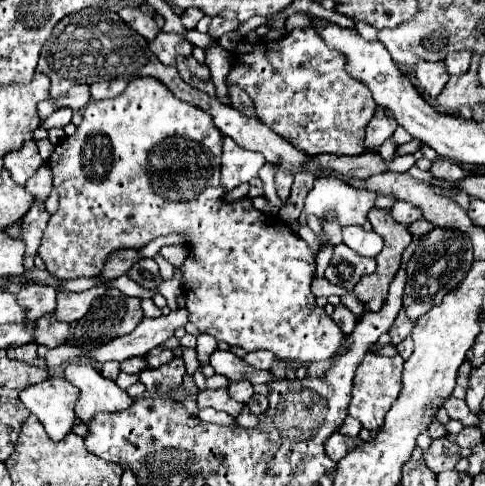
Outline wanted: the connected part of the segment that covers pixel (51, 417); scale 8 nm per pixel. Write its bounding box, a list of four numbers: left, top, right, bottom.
[20,377,78,441]

